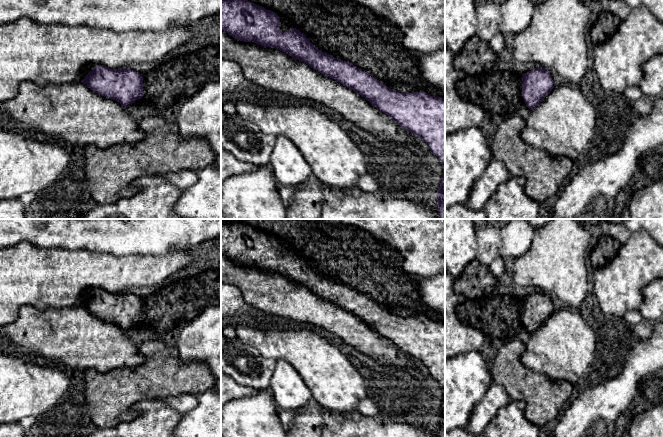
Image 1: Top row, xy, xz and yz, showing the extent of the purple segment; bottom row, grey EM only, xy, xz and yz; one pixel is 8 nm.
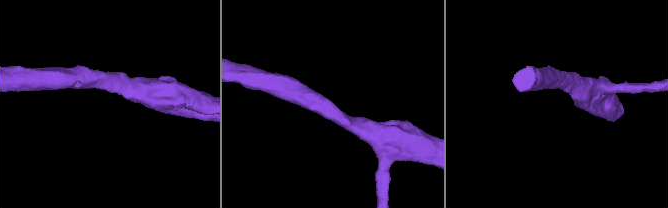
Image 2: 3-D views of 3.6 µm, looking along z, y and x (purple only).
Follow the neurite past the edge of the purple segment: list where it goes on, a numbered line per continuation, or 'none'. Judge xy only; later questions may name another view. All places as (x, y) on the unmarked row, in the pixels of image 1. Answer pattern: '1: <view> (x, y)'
none

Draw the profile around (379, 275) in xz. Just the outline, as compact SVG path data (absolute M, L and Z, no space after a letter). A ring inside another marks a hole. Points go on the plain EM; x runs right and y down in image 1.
M221 219L221 222L245 223L275 236L281 247L304 257L306 262L322 276L352 287L397 316L425 315L431 320L445 322L440 313L423 304L418 289L418 283L422 278L402 270L380 243L363 230L344 224L305 219Z

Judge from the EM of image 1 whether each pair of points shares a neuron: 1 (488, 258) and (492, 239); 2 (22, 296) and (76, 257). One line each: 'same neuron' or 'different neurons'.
1: same neuron
2: same neuron

